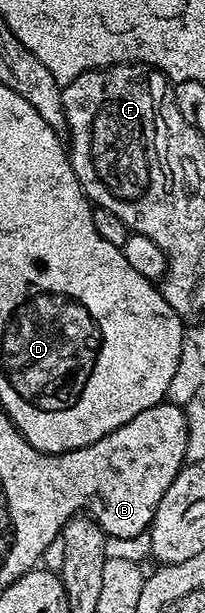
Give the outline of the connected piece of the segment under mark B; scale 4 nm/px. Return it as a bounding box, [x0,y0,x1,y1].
[55,402,187,538]

